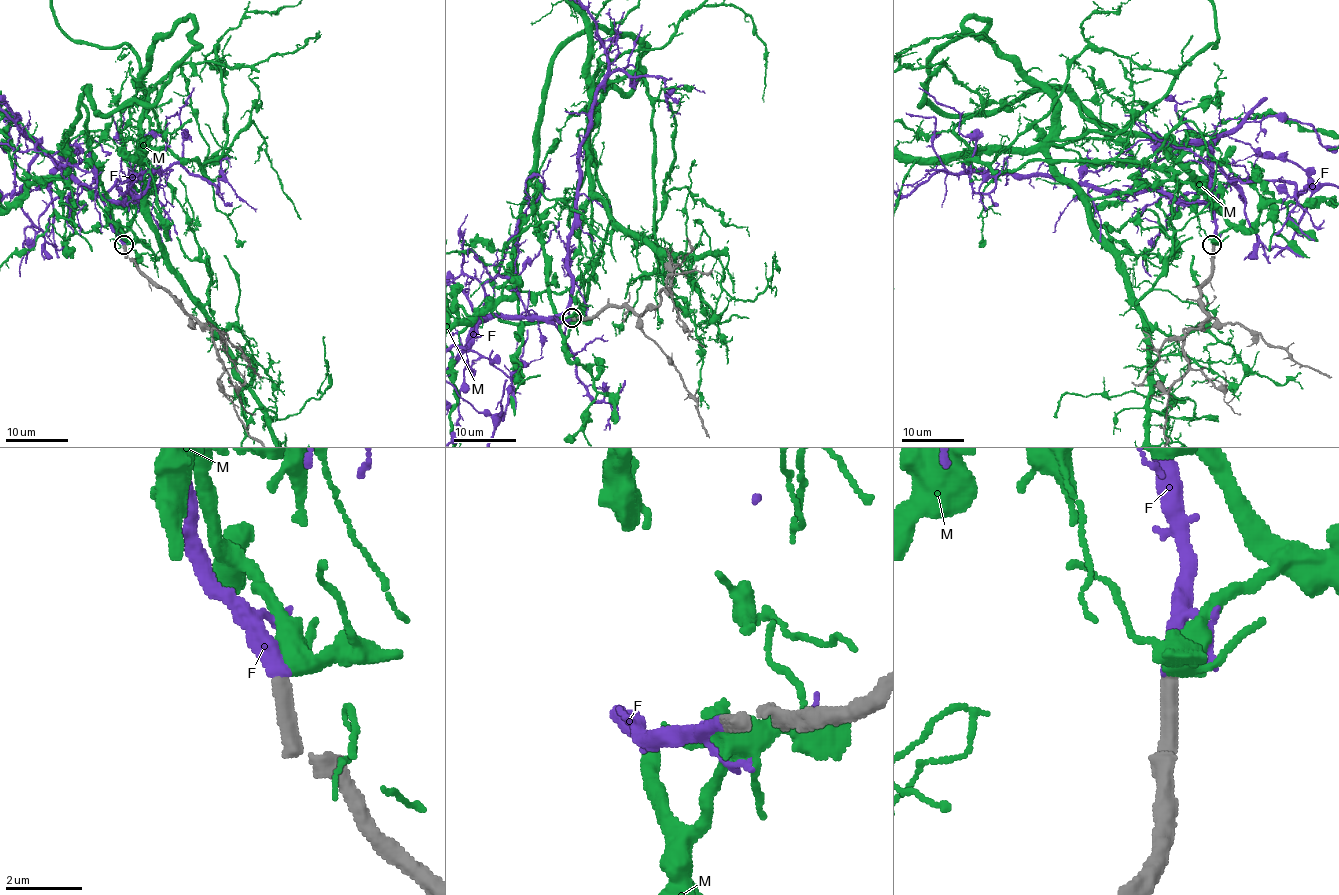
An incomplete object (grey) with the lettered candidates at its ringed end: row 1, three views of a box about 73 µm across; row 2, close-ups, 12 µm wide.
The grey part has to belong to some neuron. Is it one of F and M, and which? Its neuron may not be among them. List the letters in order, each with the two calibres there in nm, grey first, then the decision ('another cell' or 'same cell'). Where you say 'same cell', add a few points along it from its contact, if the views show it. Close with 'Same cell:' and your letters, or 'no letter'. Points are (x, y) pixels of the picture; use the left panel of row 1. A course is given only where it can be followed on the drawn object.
F: 440/440 nm | same cell
M: 440/400 nm | another cell
Same cell: F

